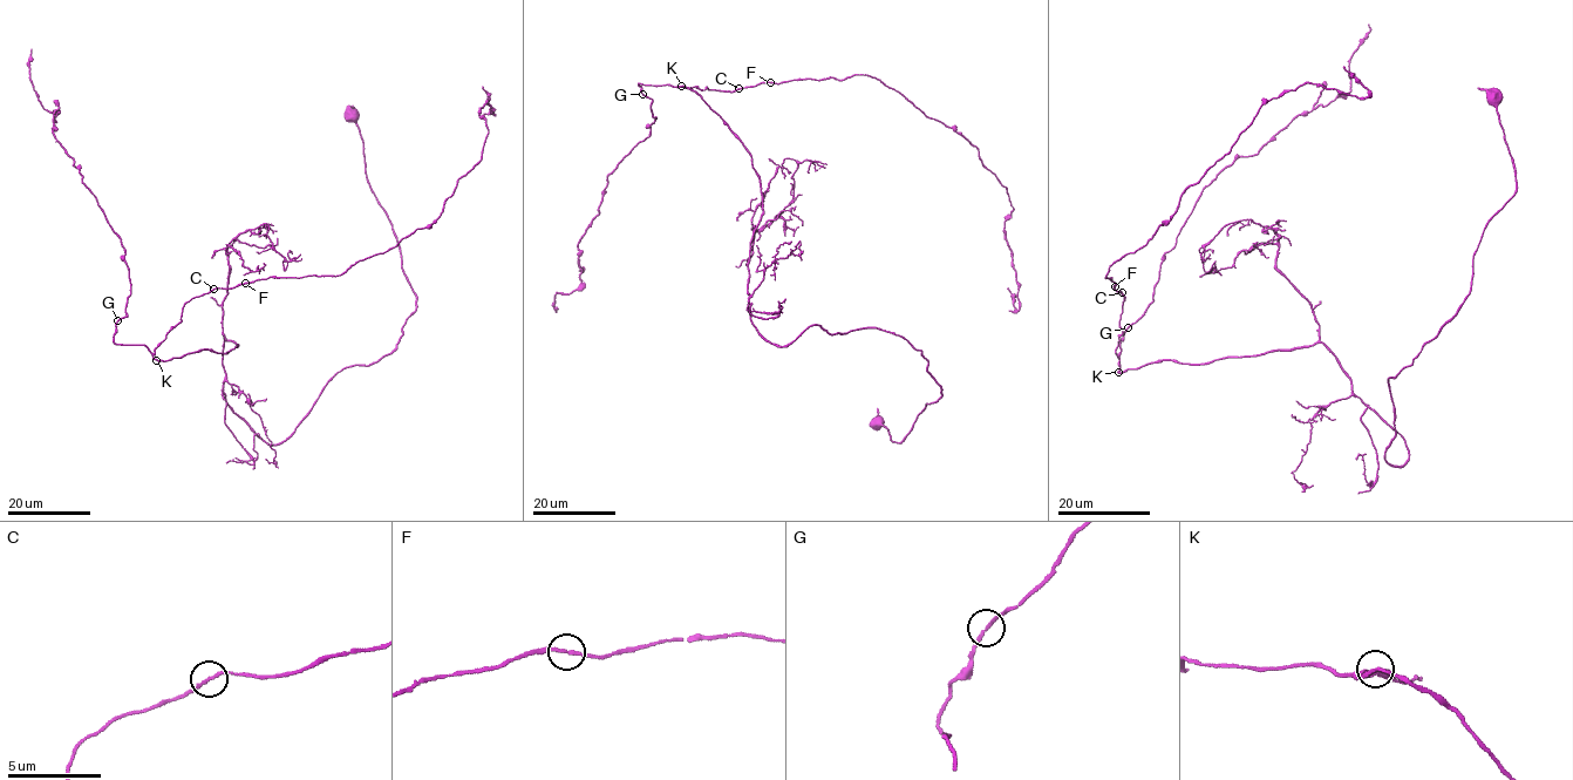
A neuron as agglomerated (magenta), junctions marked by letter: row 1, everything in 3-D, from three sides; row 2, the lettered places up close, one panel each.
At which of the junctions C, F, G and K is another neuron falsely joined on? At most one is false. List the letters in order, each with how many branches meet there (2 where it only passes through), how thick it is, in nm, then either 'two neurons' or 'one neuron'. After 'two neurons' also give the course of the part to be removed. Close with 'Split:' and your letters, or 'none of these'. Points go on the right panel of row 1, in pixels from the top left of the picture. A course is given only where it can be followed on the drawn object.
C: branches 2; calibre 160 nm; one neuron
F: branches 2; calibre 160 nm; one neuron
G: branches 2; calibre 180 nm; one neuron
K: branches 2; calibre 160 nm; one neuron
Split: none of these

